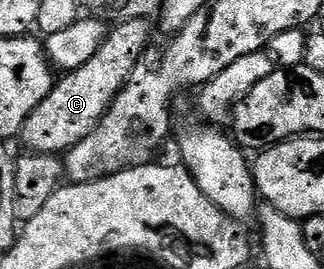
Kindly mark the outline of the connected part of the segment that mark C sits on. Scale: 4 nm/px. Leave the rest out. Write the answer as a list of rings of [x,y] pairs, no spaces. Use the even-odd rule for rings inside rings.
[[[128,18],[117,25],[107,33],[96,56],[92,56],[88,64],[63,73],[55,81],[49,96],[24,120],[20,142],[26,145],[27,151],[62,156],[94,131],[120,88],[124,88],[128,76],[132,76],[132,68],[143,61],[142,49],[150,42],[151,23],[147,19]]]

